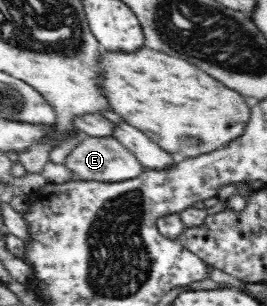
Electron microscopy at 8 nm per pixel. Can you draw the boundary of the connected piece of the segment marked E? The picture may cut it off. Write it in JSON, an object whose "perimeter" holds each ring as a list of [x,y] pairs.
{"perimeter":[[[82,136],[82,141],[72,149],[64,159],[63,166],[71,173],[72,181],[96,181],[96,182],[126,182],[138,177],[143,172],[143,165],[139,160],[113,137]]]}

